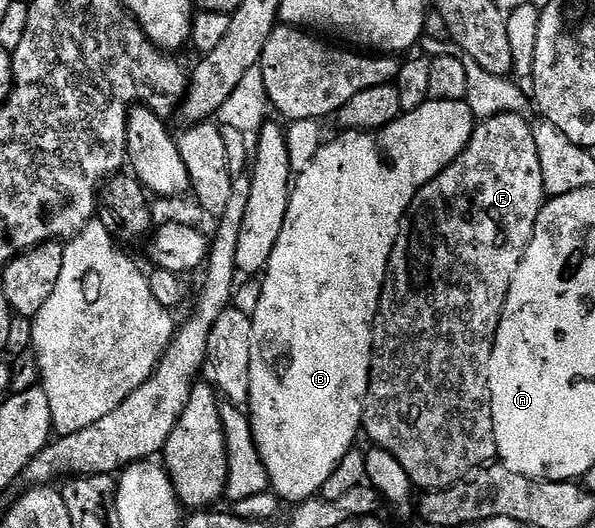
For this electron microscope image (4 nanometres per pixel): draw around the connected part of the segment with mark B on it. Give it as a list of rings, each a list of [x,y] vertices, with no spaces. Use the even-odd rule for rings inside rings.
[[[428,99],[427,103],[422,104],[417,110],[403,112],[394,122],[386,124],[384,128],[369,132],[347,130],[342,133],[344,136],[339,136],[336,140],[329,141],[328,139],[313,158],[309,168],[294,177],[289,206],[285,214],[285,226],[281,226],[281,238],[277,238],[277,246],[273,246],[273,254],[269,258],[265,275],[262,277],[261,300],[251,322],[258,363],[260,360],[261,363],[272,364],[275,368],[283,364],[283,384],[252,383],[249,401],[252,436],[260,457],[263,459],[265,470],[268,471],[270,491],[275,493],[280,501],[291,500],[290,503],[296,505],[303,500],[318,497],[323,491],[325,482],[329,482],[329,478],[345,458],[345,454],[349,454],[356,447],[355,439],[358,438],[359,432],[361,436],[361,429],[365,424],[365,405],[371,390],[371,362],[375,351],[375,317],[379,315],[379,299],[383,297],[383,290],[389,279],[391,256],[395,253],[396,244],[400,243],[405,217],[410,213],[415,195],[429,181],[437,178],[437,174],[445,171],[467,148],[476,127],[477,117],[464,101]]]

